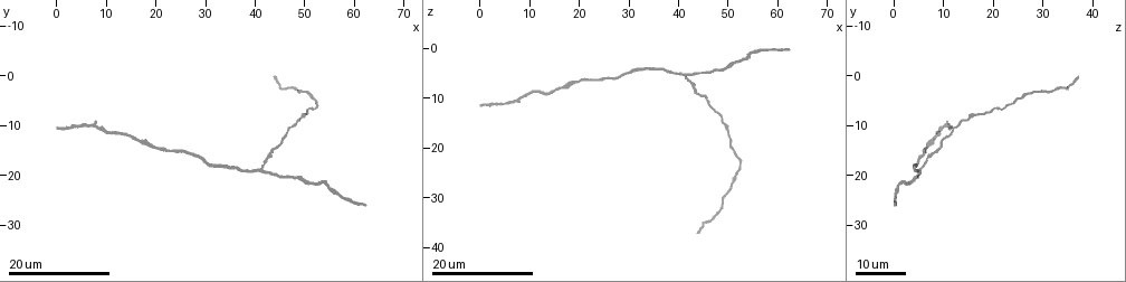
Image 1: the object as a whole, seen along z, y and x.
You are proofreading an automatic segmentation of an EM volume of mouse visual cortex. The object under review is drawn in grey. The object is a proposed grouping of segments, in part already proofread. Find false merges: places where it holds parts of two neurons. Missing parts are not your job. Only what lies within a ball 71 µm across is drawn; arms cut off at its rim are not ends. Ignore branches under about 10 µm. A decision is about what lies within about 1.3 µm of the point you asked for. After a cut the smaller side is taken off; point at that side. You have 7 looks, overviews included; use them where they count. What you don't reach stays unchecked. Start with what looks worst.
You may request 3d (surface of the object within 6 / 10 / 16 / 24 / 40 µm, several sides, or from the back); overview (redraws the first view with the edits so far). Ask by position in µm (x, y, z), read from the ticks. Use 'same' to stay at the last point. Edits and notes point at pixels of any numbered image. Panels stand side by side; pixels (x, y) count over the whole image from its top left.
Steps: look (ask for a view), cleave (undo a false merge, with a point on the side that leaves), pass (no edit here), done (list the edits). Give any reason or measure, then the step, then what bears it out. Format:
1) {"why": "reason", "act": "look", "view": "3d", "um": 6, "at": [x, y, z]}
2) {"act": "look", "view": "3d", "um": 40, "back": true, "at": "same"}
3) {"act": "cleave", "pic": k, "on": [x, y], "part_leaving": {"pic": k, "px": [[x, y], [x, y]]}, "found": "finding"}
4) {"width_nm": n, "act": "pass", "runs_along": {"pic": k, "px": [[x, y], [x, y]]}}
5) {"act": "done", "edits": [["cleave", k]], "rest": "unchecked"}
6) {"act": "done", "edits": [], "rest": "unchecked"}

{"why": "a fork", "act": "look", "view": "3d", "um": 24, "at": [41.5, 19.5, 5.0]}

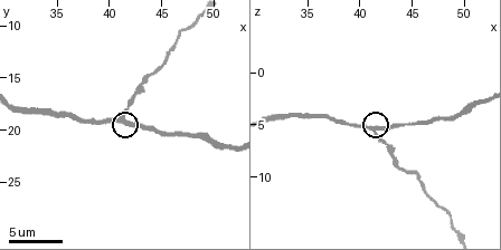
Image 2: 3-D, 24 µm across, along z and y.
{"act": "look", "view": "3d", "um": 10, "at": [41.2, 19.4, 5.4]}

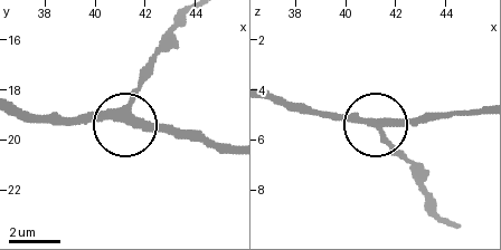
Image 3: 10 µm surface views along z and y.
{"width_nm": 280, "act": "pass", "runs_along": {"pic": 3, "px": [[125, 106], [132, 123], [200, 130]]}, "found": "continuous, no second neuron"}

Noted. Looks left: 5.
{"why": "sudden change in width", "act": "look", "view": "3d", "um": 10, "at": [43.4, 15.4, 8.4]}

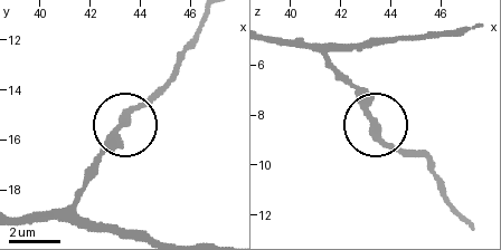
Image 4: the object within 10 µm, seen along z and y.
{"act": "pass", "found": "one neuron here"}

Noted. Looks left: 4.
{"why": "calibre changes", "act": "look", "view": "3d", "um": 16, "at": [57.0, 24.0, 0.0]}

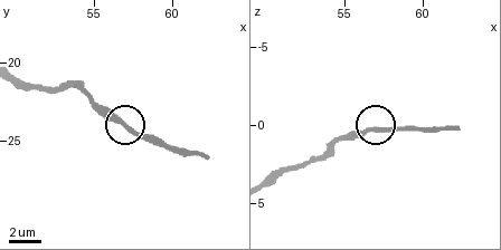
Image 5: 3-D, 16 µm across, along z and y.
{"why": "zoom in", "act": "look", "view": "3d", "um": 10, "at": [56.6, 23.8, 0.4]}

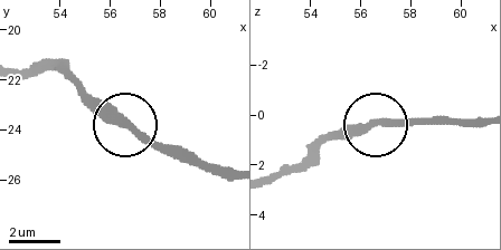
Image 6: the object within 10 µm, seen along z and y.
{"act": "pass", "found": "one neuron here"}

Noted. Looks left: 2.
{"act": "done", "edits": [], "rest": "unchecked"}

